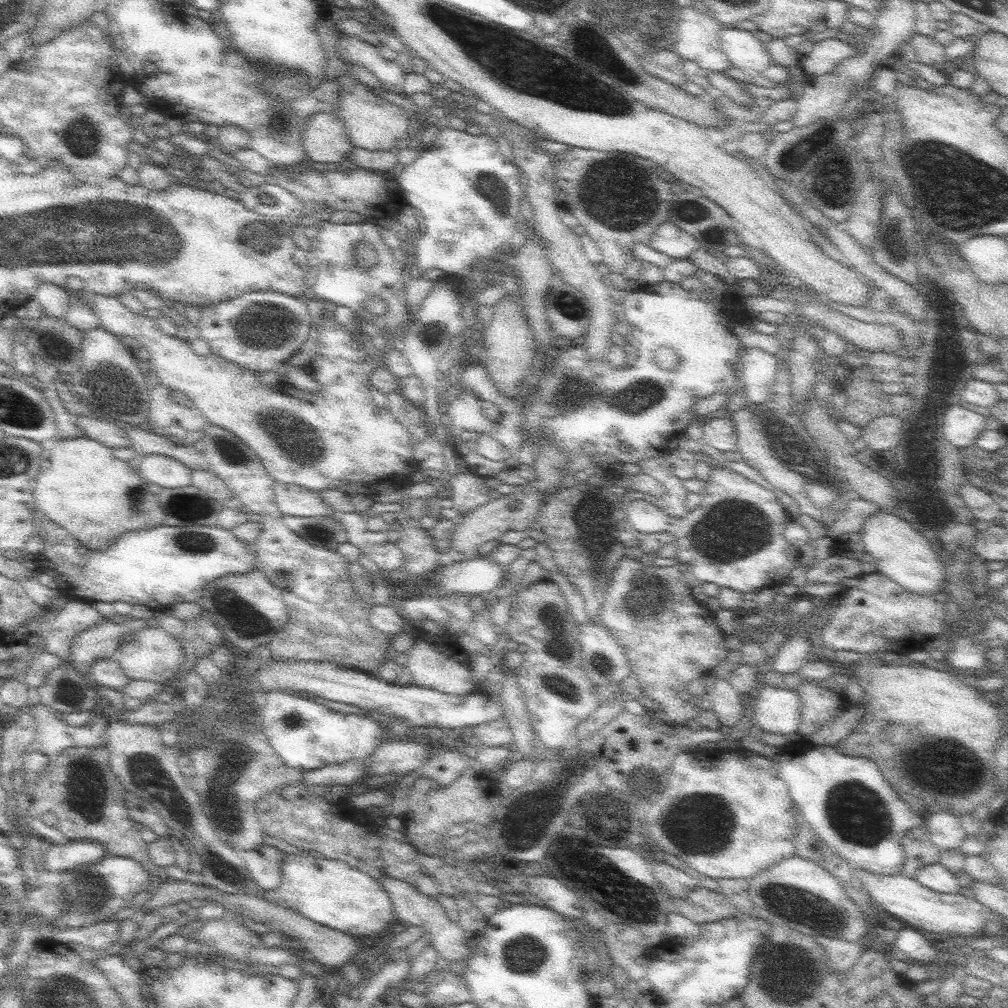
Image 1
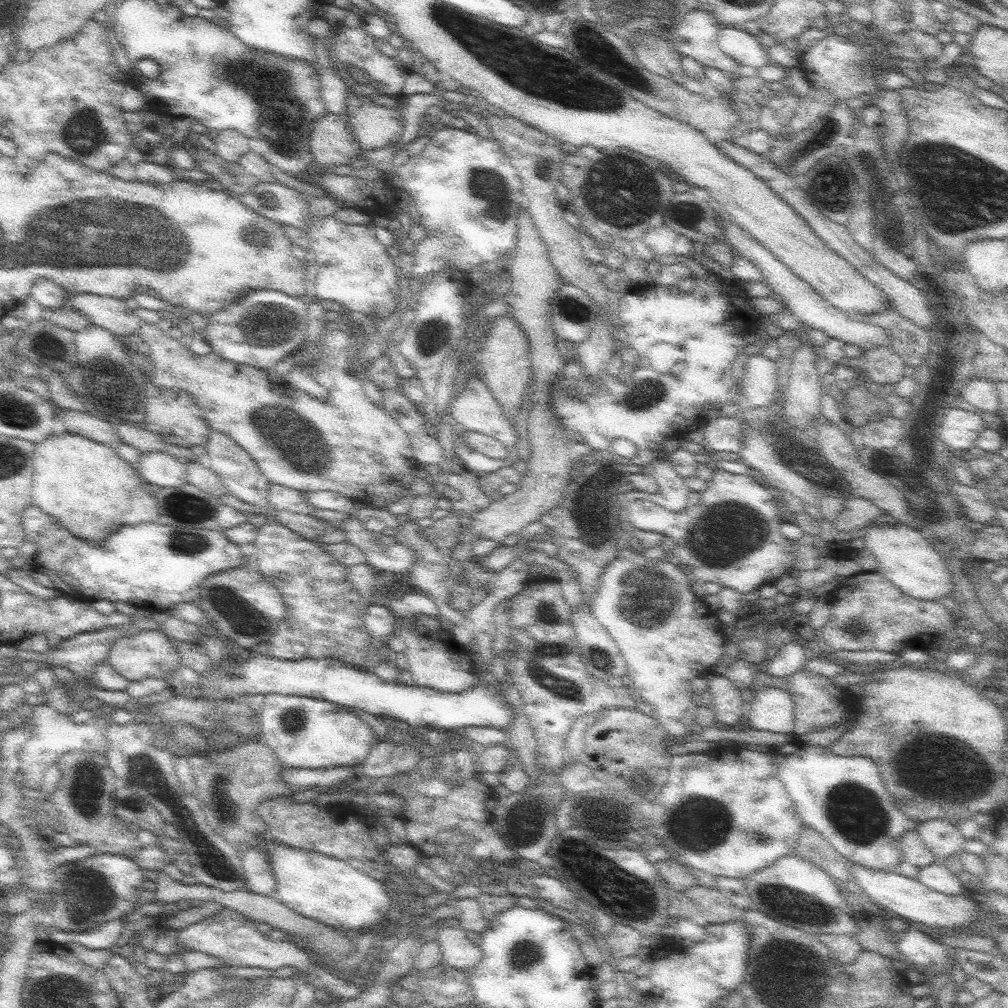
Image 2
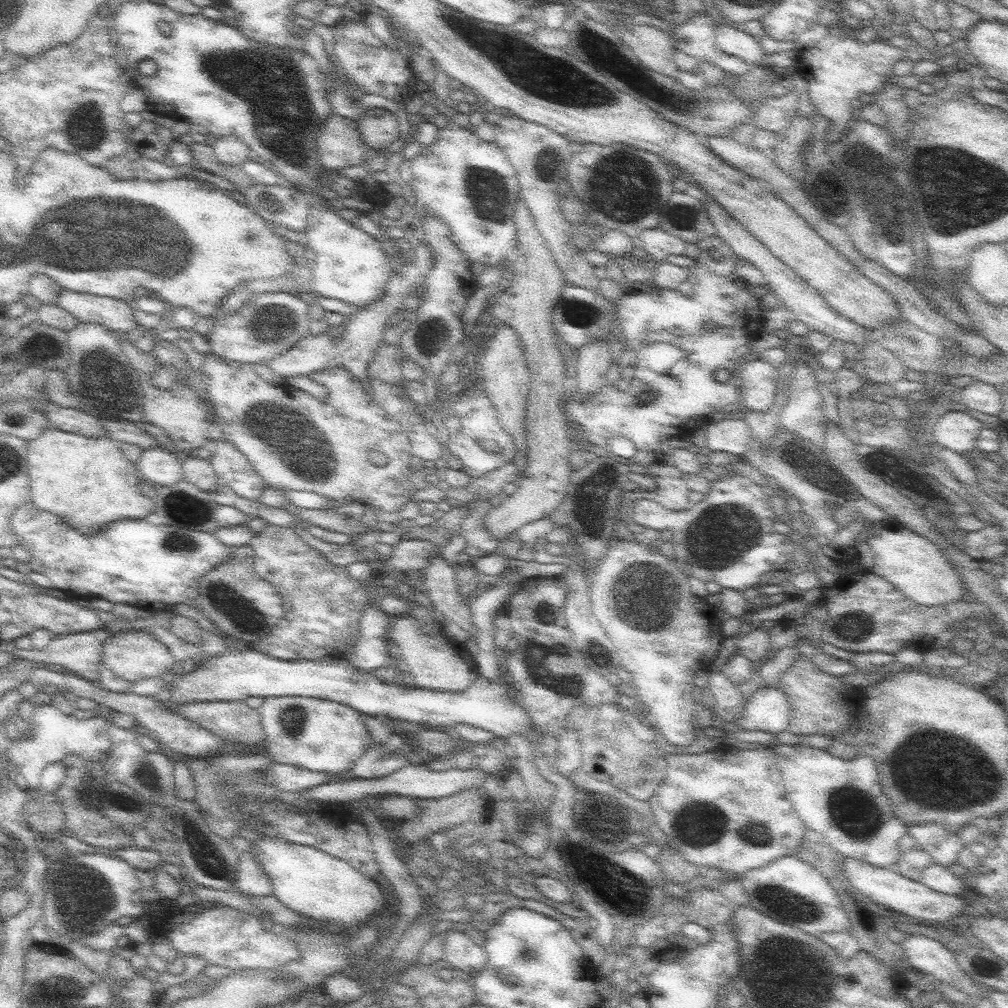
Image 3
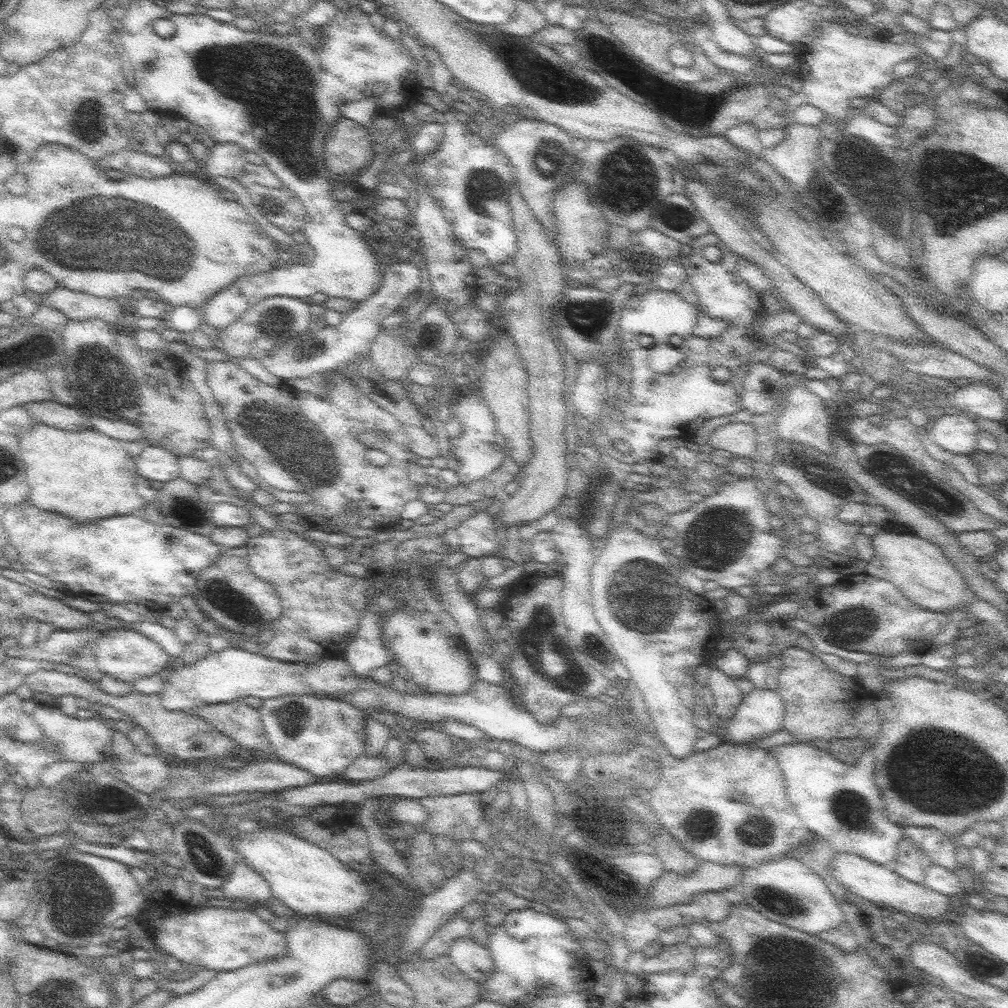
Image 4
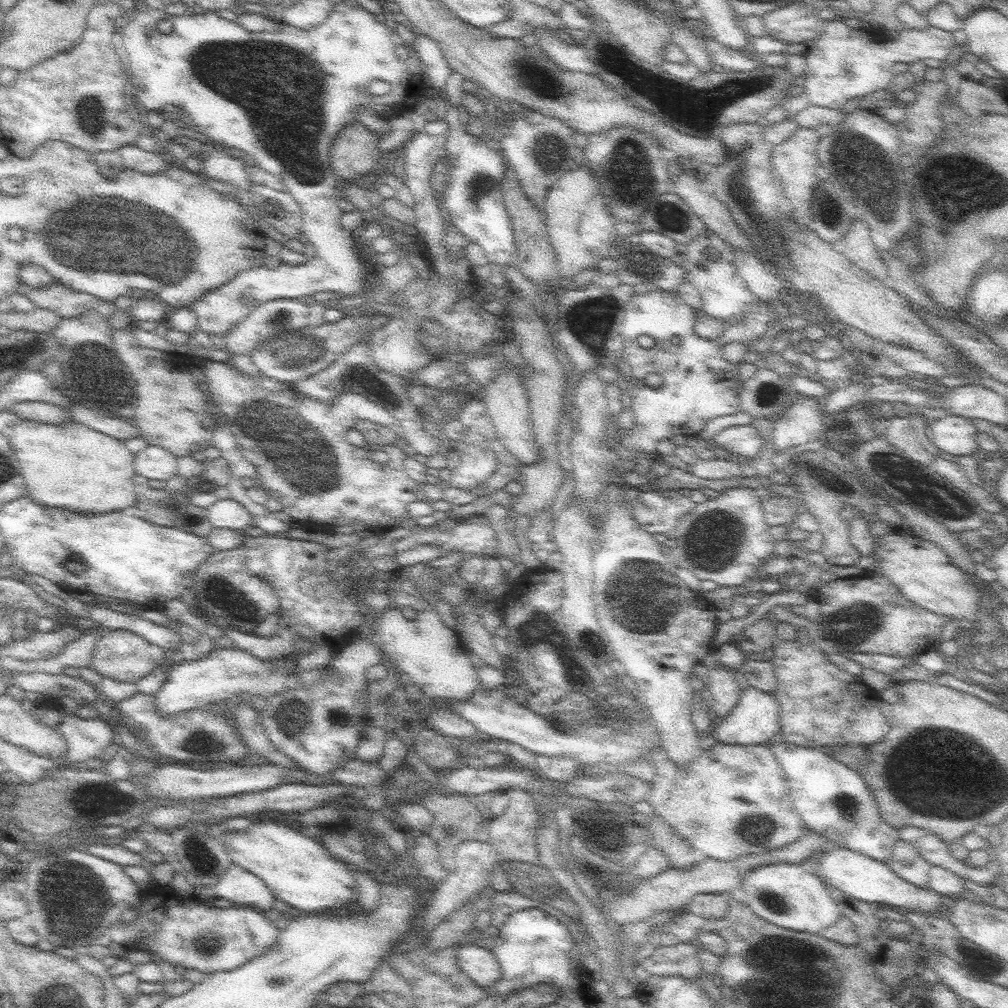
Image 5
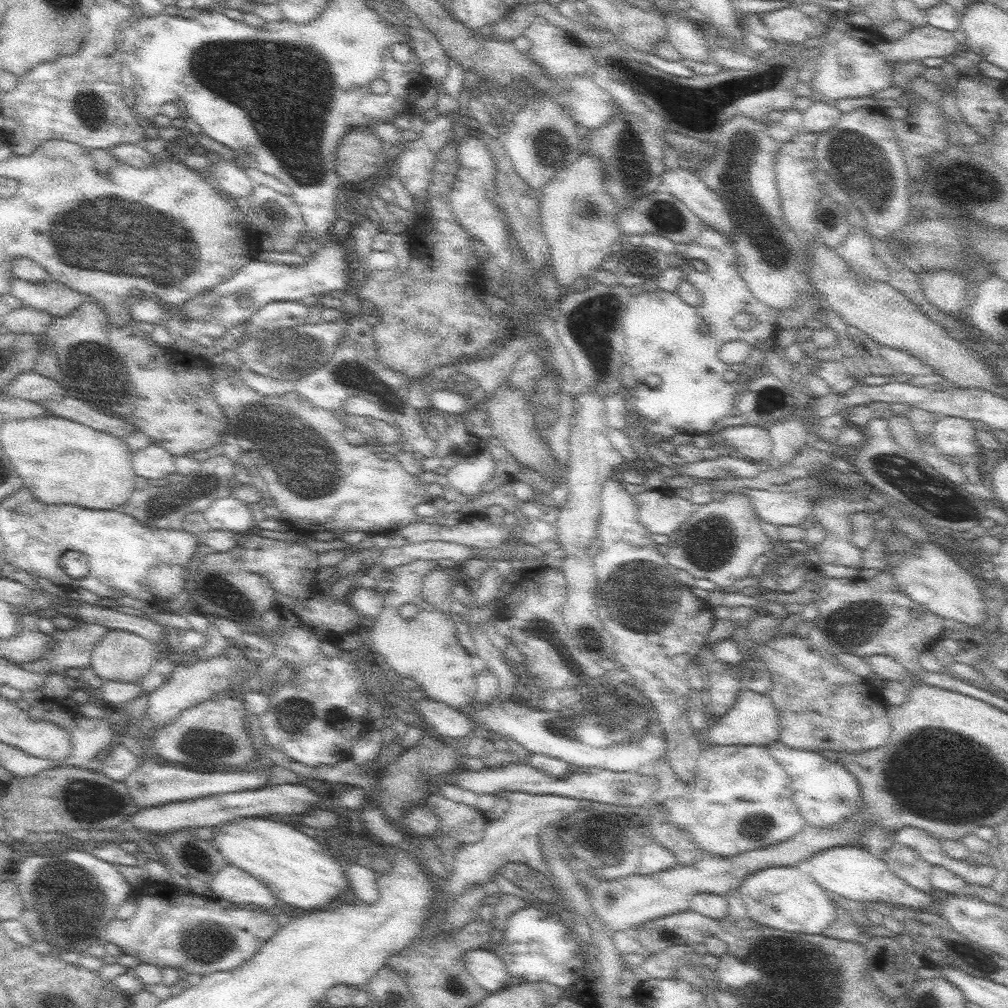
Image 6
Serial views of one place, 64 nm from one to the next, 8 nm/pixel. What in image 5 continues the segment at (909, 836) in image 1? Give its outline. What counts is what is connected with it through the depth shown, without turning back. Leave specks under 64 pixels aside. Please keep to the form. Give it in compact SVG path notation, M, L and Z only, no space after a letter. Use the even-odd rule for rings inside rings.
M897 840L897 844L893 846L893 856L887 864L897 876L901 876L901 880L917 888L929 888L929 870L933 868L933 864L927 862L913 844Z

